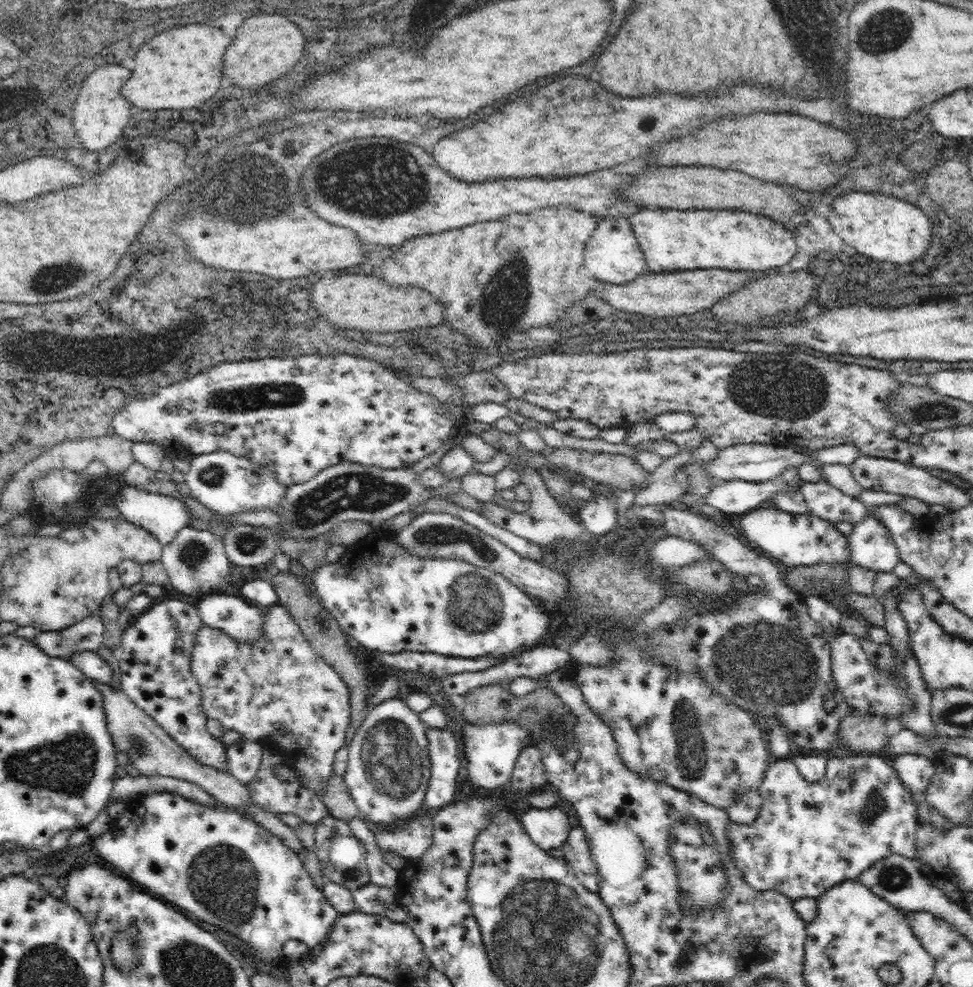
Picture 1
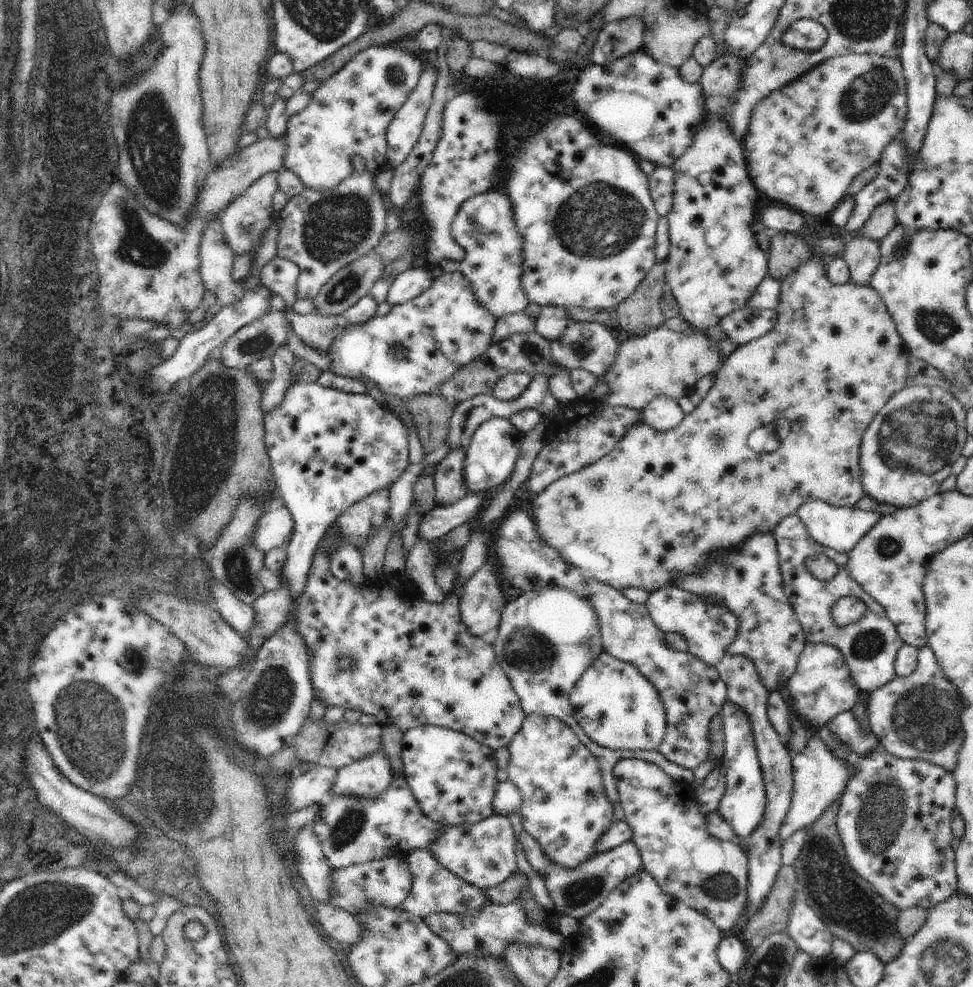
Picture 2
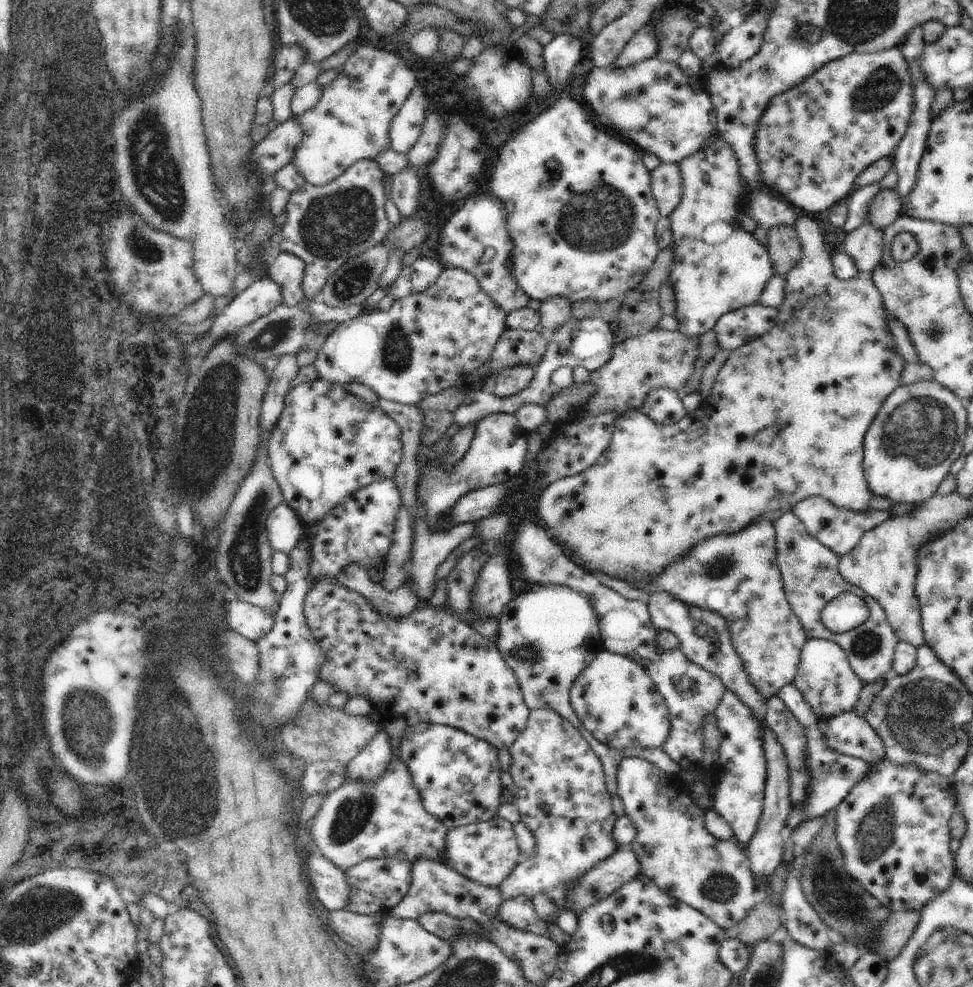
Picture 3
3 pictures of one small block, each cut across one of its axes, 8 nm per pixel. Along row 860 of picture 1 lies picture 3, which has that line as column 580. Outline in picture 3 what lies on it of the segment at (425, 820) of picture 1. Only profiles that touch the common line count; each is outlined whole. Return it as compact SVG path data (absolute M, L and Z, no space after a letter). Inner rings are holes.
M657 326L646 334L629 337L613 348L610 362L591 373L589 382L598 387L597 393L586 406L572 411L590 414L603 412L626 413L640 409L648 393L654 389L670 389L682 395L683 388L694 374L694 362L698 358L698 337L690 338L680 331L664 330Z

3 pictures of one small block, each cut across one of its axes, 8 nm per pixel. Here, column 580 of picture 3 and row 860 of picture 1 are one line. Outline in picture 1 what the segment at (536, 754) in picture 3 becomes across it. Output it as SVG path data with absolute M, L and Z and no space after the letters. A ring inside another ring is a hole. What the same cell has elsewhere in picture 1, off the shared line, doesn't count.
M881 753L830 758L822 780L813 783L804 780L792 759L779 758L768 764L758 791L762 807L756 821L752 824L731 822L728 826L736 868L756 891L776 890L791 901L804 897L817 899L842 882L858 880L877 860L891 854L915 858L918 806L910 788L904 786L896 769Z

